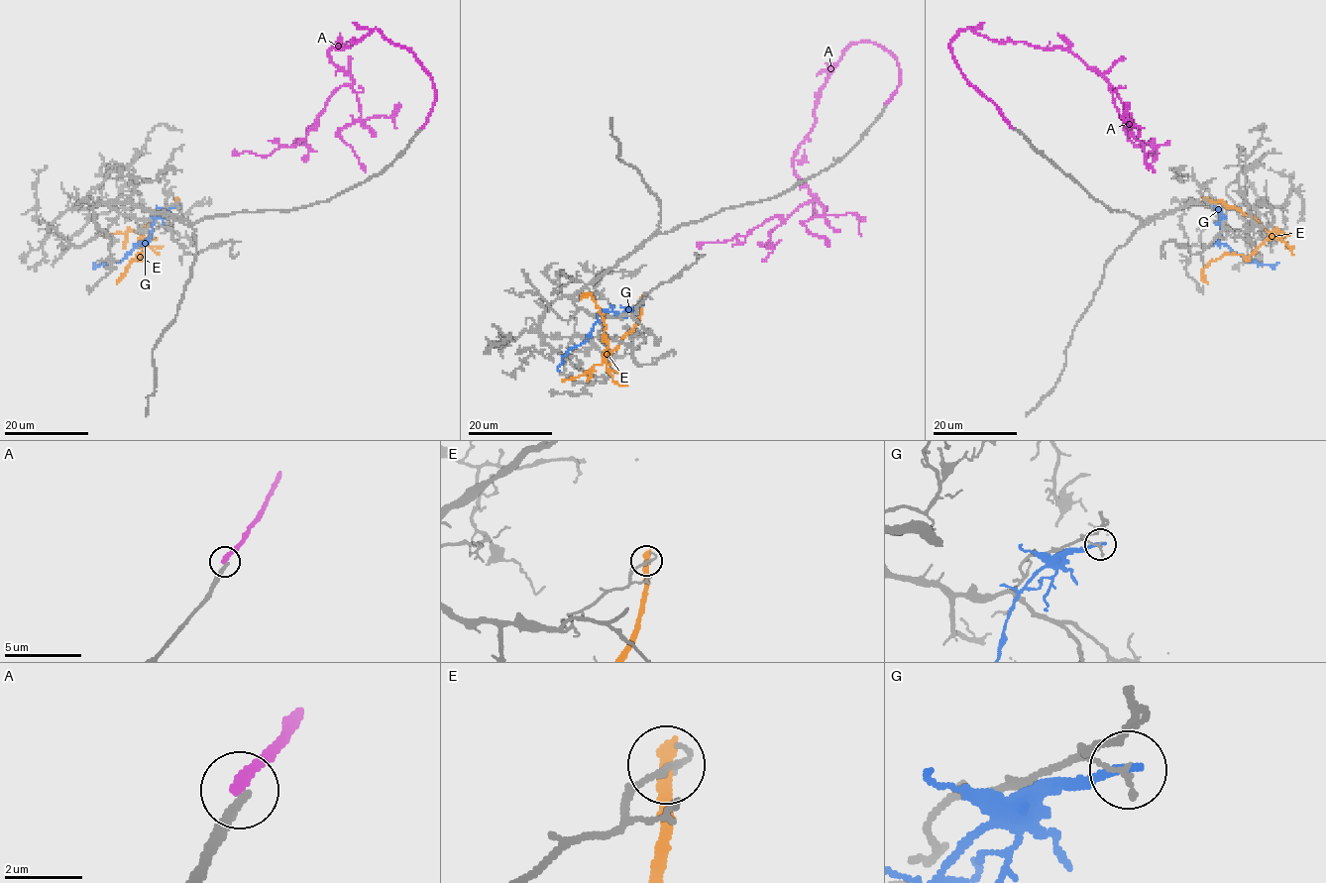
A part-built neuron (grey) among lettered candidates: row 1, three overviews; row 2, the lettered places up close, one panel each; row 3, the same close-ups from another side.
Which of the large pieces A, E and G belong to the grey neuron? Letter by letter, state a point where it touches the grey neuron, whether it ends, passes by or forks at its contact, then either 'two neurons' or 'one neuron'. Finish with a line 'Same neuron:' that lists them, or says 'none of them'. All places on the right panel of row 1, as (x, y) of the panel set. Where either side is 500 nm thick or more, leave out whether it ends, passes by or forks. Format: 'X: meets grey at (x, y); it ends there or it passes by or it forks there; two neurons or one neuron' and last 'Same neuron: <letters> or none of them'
A: meets grey at (1013, 128); it ends there; two neurons
E: meets grey at (1207, 198); it ends there; two neurons
G: meets grey at (1213, 206); it ends there; two neurons
Same neuron: none of them

